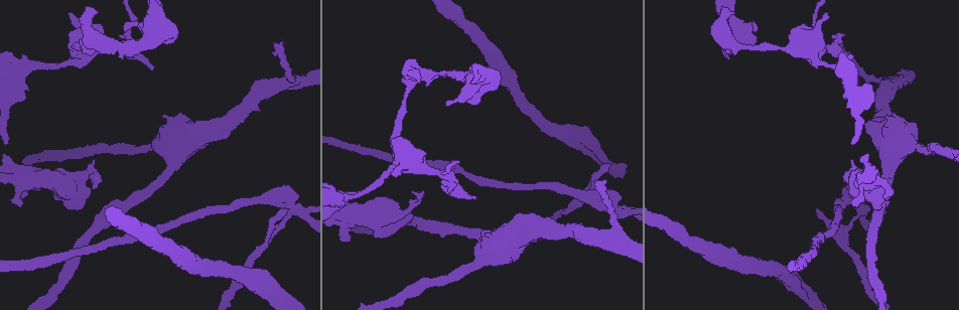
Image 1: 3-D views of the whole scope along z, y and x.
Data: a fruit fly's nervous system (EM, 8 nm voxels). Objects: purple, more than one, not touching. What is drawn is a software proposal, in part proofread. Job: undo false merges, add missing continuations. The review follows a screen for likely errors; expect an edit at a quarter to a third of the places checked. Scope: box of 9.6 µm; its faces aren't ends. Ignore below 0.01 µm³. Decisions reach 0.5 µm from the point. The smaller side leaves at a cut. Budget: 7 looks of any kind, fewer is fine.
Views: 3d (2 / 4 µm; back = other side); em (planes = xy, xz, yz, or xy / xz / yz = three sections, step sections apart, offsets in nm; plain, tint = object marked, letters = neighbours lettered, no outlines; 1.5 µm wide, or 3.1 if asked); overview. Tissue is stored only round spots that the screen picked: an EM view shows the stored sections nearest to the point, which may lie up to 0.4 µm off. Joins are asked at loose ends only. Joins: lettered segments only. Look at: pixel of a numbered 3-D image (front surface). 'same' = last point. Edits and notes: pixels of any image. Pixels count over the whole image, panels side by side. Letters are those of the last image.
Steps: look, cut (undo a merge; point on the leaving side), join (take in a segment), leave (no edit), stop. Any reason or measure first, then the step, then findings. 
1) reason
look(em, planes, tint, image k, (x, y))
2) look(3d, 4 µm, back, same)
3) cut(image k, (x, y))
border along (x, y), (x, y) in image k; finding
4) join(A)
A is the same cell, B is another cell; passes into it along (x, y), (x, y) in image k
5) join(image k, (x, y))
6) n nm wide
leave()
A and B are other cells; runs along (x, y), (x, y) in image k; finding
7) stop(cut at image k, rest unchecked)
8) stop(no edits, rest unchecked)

look(em, yz, step 4, letters, image 1, (828, 15))

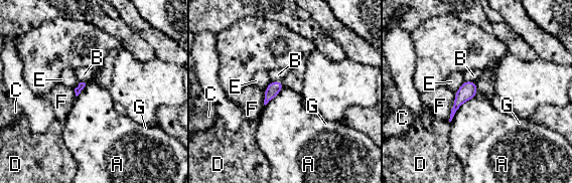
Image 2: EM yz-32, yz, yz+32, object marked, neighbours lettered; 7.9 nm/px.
look(em, planes, letters, same)

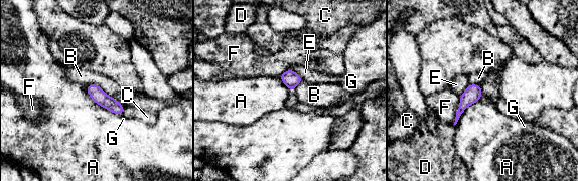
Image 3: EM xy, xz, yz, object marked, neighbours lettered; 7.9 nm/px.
A touches over 360 nm
leave()
A, B, C, D, E, F and G are other cells; none of them fits

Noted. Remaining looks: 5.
free end
look(3d, 4 µm, back, image 1, (595, 181))

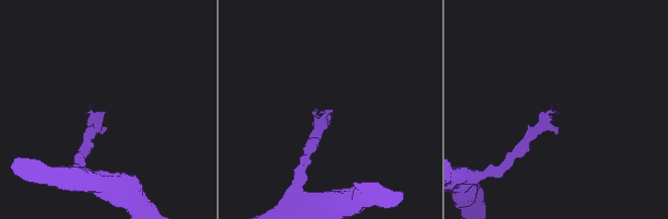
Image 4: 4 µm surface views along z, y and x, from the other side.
now the EM
look(em, planes, letters, image 4, (555, 112))

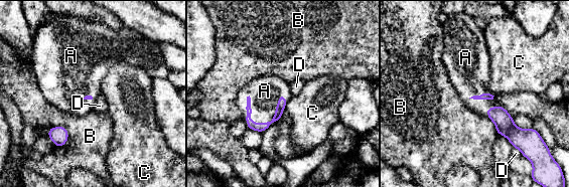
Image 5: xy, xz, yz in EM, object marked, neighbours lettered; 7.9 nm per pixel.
join(image 5, (264, 91))
A is the same cell, B, C and D are other cells; it goes on there

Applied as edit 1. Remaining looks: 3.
looks like a crossing
look(3d, 2 µm, image 1, (612, 205))

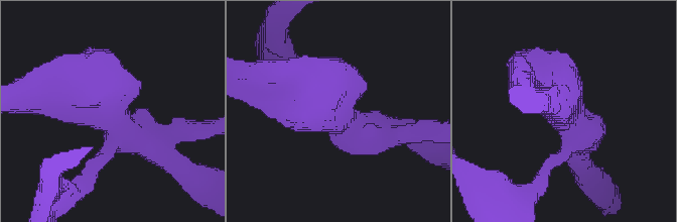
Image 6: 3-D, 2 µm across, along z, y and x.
look(em, yz, step 8, tint, image 6, (104, 106))

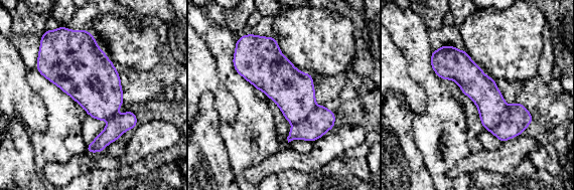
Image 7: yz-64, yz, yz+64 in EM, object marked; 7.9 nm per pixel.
cut it another way
look(em, planes, letters, same)

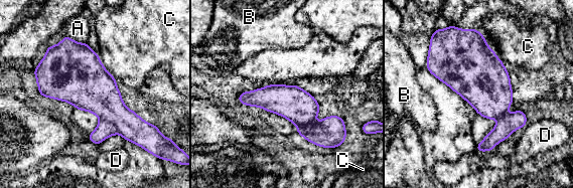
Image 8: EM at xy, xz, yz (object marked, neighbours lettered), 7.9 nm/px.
280 nm wide
cut(image 8, (104, 130))
A, B, C and D are other cells; two cells meet here

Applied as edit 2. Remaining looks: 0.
stop(join at image 5, cut at image 8, rest unchecked)

